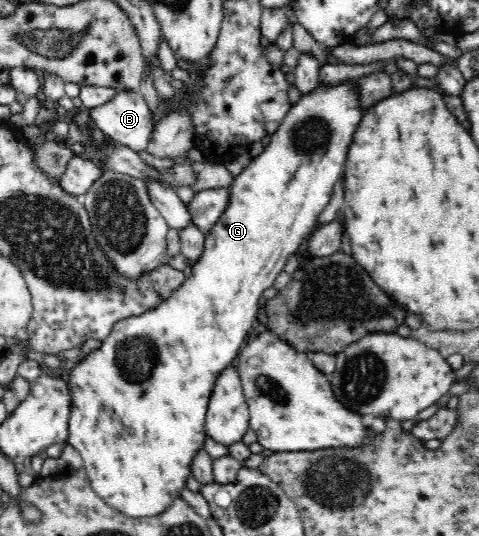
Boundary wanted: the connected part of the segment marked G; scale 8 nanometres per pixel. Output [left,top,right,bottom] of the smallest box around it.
[66,80,364,517]

